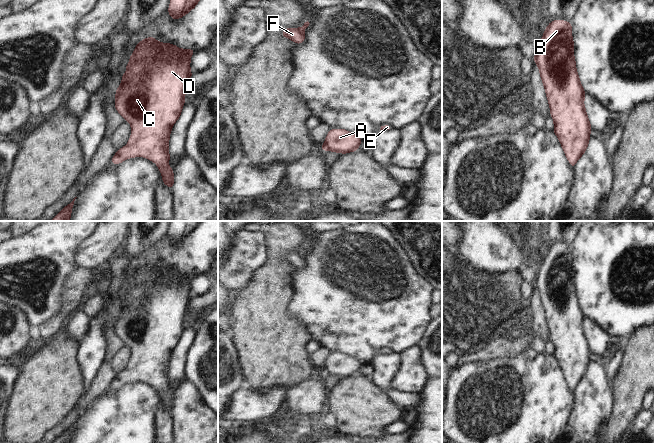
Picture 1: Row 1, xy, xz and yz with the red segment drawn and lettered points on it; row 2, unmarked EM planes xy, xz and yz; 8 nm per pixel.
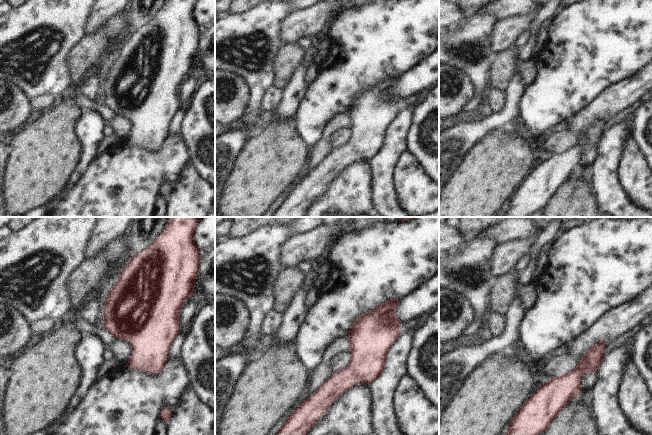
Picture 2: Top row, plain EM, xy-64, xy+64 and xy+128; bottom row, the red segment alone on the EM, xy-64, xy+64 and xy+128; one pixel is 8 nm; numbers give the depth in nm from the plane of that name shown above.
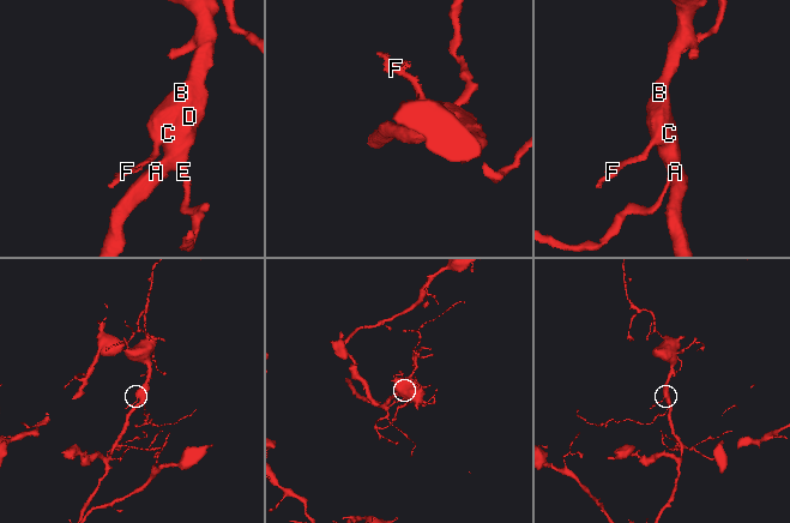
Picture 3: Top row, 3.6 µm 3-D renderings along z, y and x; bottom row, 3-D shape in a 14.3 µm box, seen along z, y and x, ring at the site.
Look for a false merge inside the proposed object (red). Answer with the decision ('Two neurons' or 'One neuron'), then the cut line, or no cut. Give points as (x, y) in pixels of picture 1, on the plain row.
One neuron. No split

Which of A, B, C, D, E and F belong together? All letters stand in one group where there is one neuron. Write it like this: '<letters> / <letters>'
A B C D E F

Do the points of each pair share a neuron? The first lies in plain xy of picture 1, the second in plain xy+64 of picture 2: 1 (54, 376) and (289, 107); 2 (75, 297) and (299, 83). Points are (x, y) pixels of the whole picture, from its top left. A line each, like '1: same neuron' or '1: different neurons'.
1: different neurons
2: different neurons

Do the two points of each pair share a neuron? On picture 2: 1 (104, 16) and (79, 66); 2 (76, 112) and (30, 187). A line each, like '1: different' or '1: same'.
1: different
2: same

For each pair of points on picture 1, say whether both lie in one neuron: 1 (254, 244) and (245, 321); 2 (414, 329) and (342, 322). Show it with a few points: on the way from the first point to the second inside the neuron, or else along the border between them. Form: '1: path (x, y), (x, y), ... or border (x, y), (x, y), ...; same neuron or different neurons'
1: border (263, 266), (253, 280), (238, 292); different neurons
2: path (396, 322), (360, 322); same neuron

